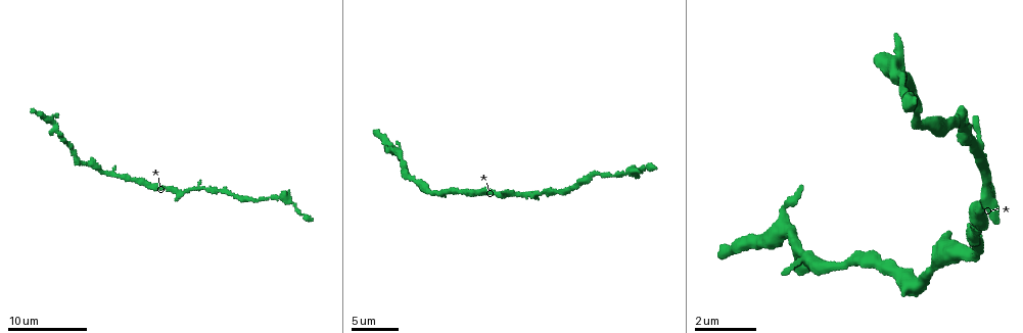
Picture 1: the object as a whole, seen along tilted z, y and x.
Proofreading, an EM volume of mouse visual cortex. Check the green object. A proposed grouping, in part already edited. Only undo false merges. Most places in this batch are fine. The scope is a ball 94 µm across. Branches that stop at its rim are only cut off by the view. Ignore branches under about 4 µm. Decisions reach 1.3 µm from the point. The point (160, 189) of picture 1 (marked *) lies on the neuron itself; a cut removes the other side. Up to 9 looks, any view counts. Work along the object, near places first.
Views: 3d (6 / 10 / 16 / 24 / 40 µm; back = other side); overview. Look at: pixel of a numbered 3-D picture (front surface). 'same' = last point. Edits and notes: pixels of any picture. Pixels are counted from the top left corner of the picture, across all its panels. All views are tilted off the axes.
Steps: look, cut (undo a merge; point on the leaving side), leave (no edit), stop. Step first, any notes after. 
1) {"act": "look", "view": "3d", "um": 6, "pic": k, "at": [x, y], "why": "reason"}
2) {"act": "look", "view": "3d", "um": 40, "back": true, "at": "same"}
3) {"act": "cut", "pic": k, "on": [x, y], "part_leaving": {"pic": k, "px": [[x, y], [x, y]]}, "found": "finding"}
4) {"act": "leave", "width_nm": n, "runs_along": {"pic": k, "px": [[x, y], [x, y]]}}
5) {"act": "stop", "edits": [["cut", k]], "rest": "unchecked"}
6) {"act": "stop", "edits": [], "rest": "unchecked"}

{"act": "look", "view": "3d", "um": 10, "pic": 1, "at": [427, 191], "why": "calibre changes"}

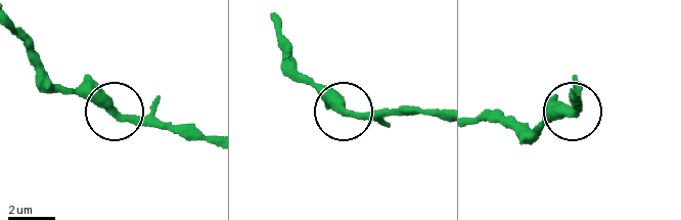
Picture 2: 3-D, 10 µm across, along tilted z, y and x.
{"act": "leave", "runs_along": {"pic": 2, "px": [[439, 115], [348, 112], [289, 69]]}, "found": "one neuron here"}

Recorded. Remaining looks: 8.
{"act": "look", "view": "3d", "um": 6, "pic": 1, "at": [205, 189], "why": "a narrow waist"}

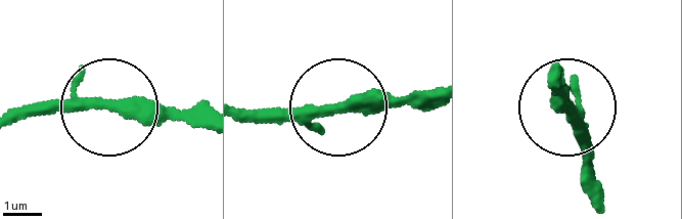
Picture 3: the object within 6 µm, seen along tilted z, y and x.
{"act": "leave", "arms": 3, "found": "continuous, no second neuron"}

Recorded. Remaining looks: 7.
{"act": "look", "view": "3d", "um": 16, "pic": 1, "at": [591, 179], "why": "thick turns thin"}

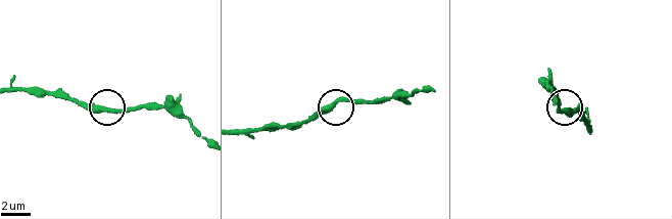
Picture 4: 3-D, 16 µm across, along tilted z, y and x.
{"act": "leave", "runs_along": {"pic": 4, "px": [[11, 90], [40, 87], [91, 104], [138, 110]]}, "found": "one neuron here"}

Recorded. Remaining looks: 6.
{"act": "look", "view": "3d", "um": 6, "pic": 1, "at": [64, 142], "why": "a narrow waist"}

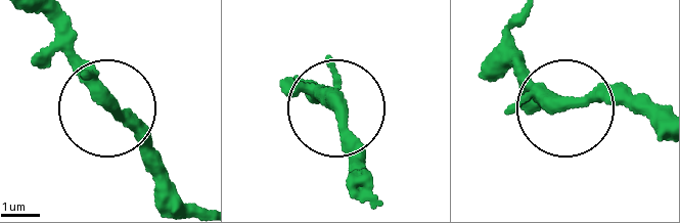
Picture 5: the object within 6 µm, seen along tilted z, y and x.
{"act": "look", "view": "3d", "um": 6, "back": true, "pic": 5, "at": [571, 101]}

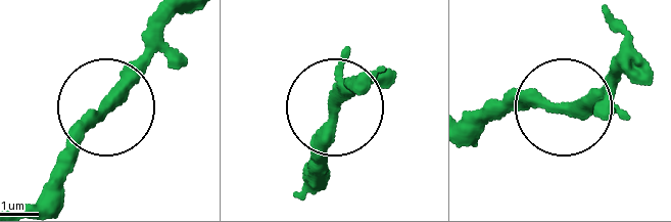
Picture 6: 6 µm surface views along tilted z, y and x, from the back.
{"act": "leave", "width_nm": 330, "runs_along": {"pic": 6, "px": [[28, 203], [177, 14]]}, "found": "all the same neuron"}

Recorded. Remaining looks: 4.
{"act": "stop", "edits": [], "rest": "unchecked"}

